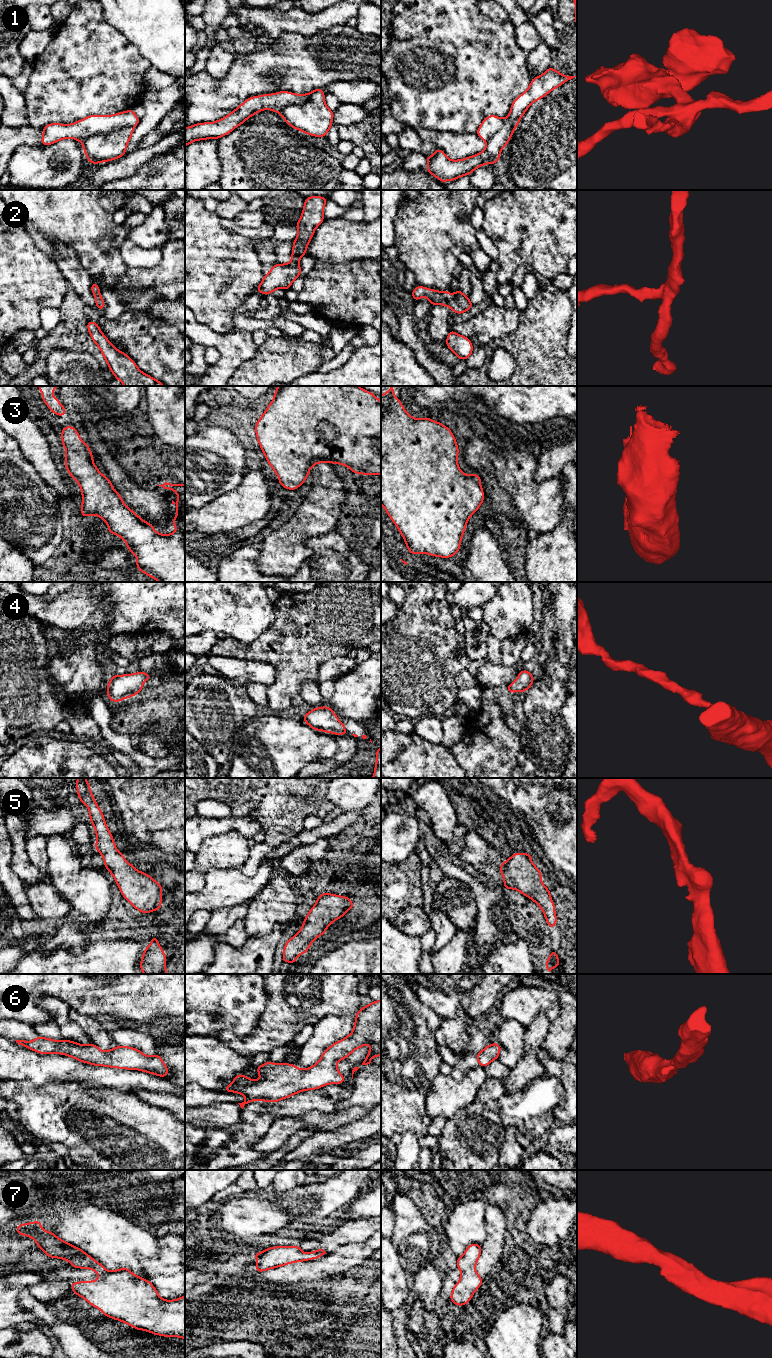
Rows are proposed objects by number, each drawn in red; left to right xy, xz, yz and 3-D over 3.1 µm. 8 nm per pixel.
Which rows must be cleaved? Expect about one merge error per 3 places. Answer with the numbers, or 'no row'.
1

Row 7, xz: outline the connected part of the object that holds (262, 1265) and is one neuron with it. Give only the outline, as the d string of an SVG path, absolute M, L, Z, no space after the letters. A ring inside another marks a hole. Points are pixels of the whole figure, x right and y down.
M299 1245L269 1247L260 1253L253 1254L257 1259L255 1271L262 1272L290 1263L316 1260L324 1254L327 1253L320 1248L310 1253L302 1252Z

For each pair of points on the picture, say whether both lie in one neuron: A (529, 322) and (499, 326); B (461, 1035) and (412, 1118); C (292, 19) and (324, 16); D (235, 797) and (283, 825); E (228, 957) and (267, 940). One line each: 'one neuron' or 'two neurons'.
A: two neurons
B: two neurons
C: one neuron
D: one neuron
E: one neuron

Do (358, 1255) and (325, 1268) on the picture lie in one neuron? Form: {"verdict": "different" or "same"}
{"verdict": "same"}

